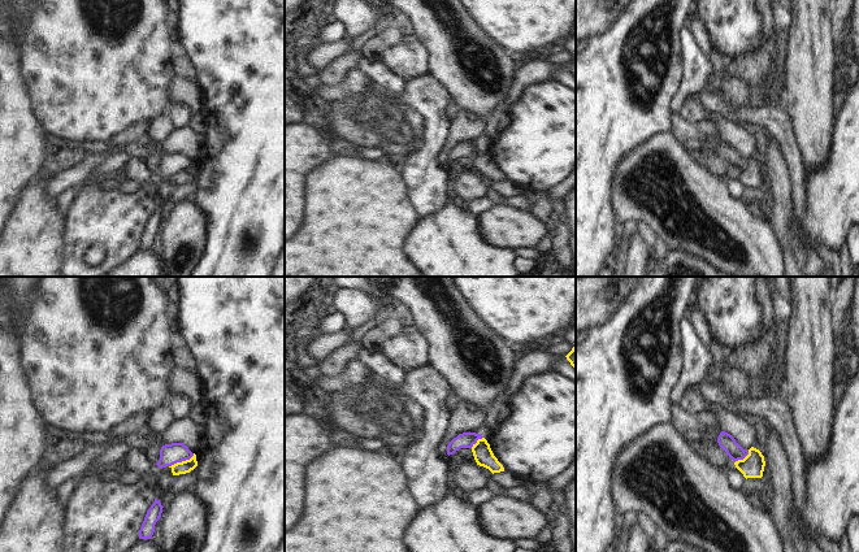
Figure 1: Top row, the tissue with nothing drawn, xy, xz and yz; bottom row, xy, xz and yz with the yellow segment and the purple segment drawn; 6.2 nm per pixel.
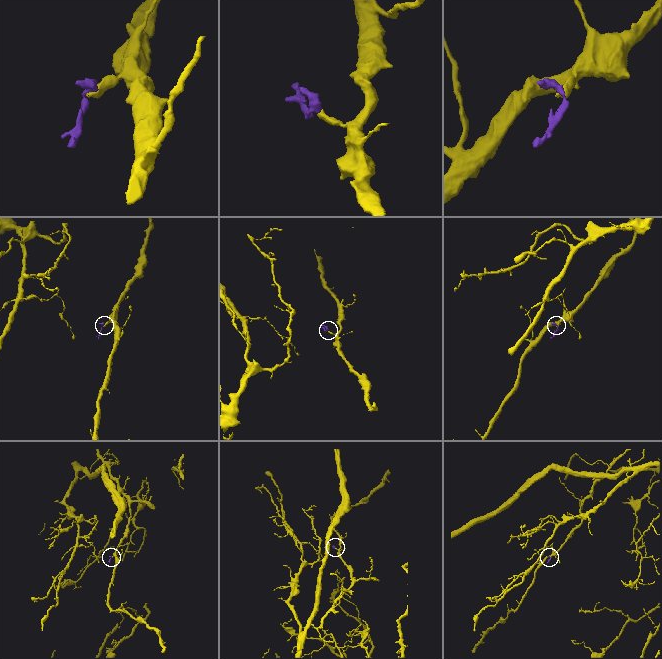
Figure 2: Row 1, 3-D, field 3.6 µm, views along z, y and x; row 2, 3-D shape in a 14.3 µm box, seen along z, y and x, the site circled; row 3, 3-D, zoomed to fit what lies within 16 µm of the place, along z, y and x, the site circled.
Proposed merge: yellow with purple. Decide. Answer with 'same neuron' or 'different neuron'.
different neuron

